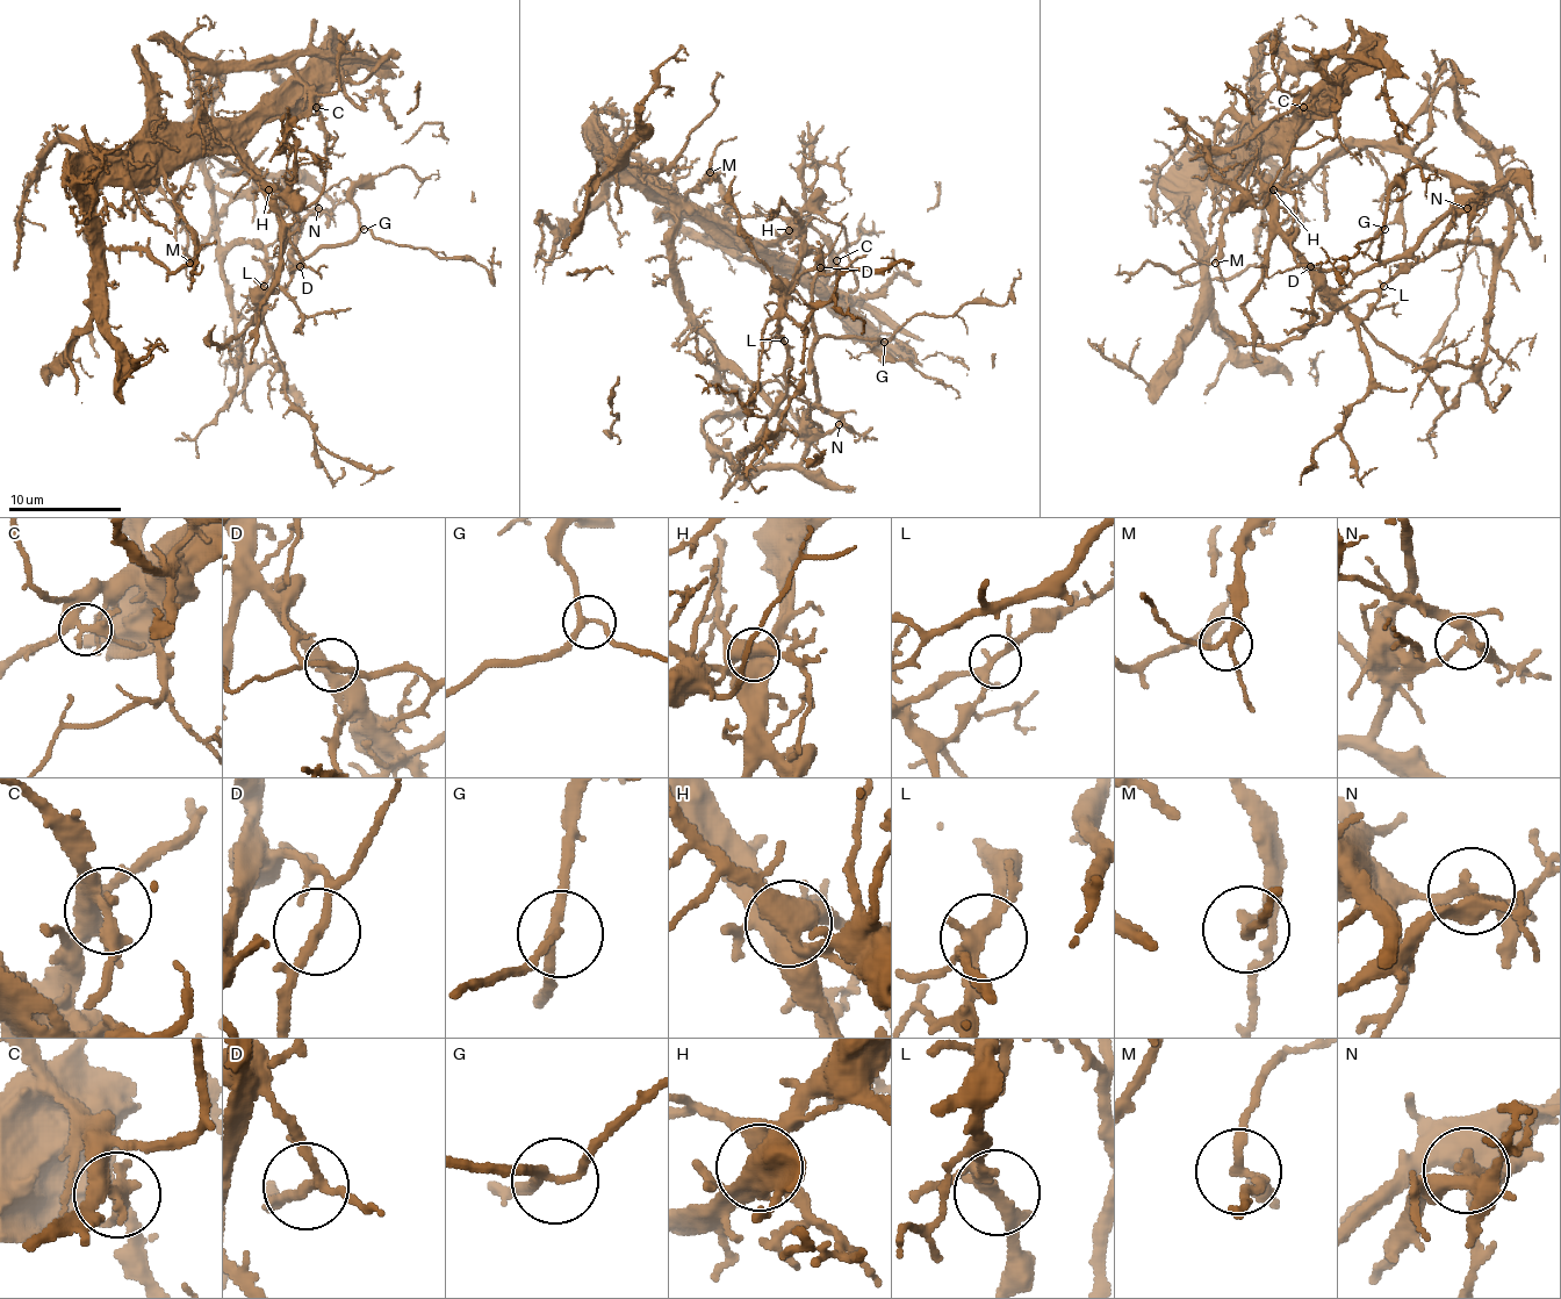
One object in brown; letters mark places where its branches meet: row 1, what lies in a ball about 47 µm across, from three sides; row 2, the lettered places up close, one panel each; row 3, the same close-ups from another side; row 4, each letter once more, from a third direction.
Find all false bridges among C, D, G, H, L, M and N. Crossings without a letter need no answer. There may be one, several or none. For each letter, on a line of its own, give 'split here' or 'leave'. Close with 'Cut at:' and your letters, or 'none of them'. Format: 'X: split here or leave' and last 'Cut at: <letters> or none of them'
C: leave
D: split here
G: leave
H: split here
L: split here
M: leave
N: split here
Cut at: D, H, L, N

